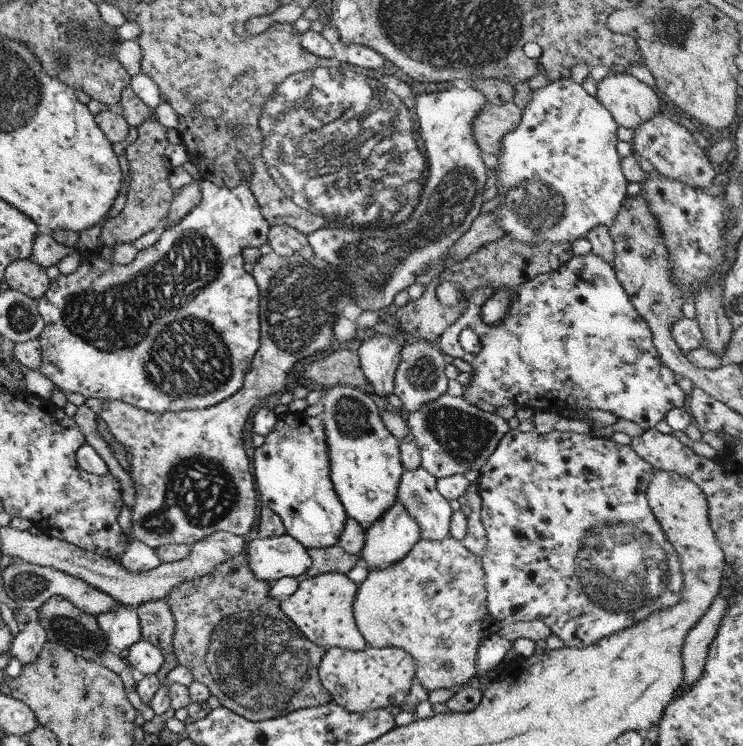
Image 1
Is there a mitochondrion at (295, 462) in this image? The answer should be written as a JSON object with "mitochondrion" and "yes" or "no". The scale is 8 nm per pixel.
{"mitochondrion":"no"}

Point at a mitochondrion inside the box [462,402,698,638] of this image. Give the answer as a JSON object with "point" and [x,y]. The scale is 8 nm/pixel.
{"point":[627,566]}

